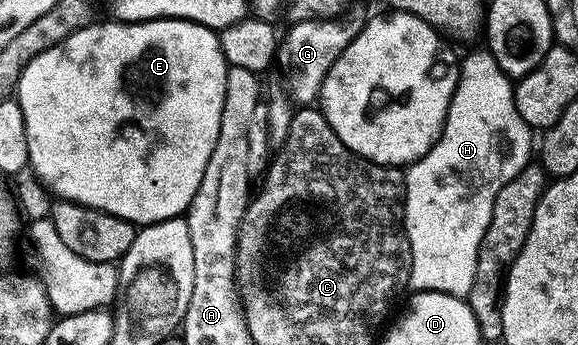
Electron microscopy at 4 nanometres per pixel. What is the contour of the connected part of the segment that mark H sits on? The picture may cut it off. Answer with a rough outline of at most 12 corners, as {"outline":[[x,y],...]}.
{"outline":[[486,49],[405,171],[412,292],[466,297],[533,129]]}

